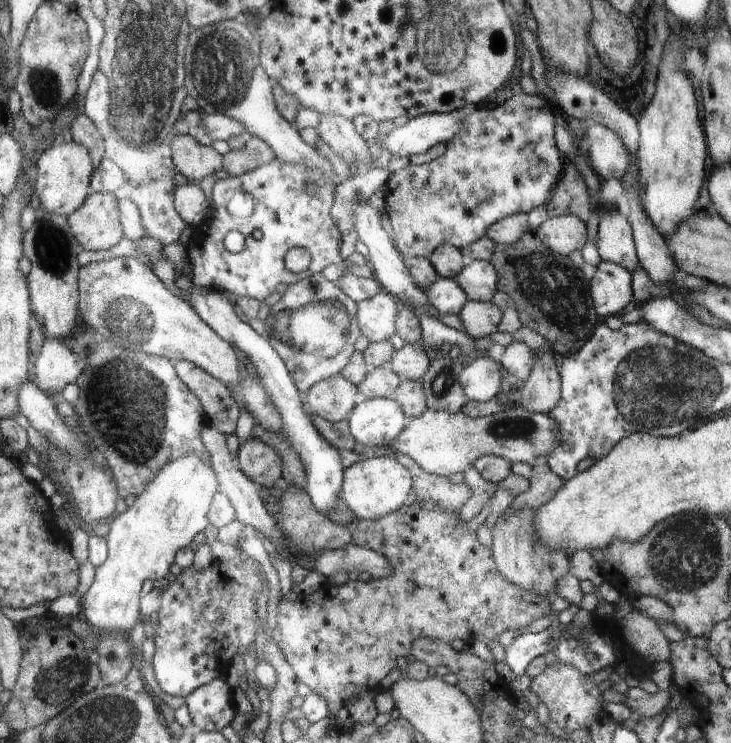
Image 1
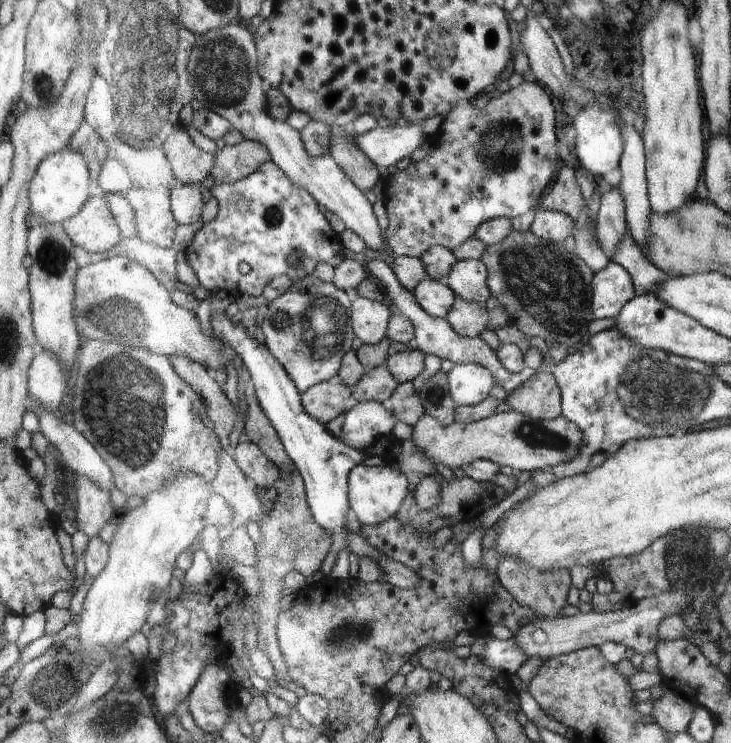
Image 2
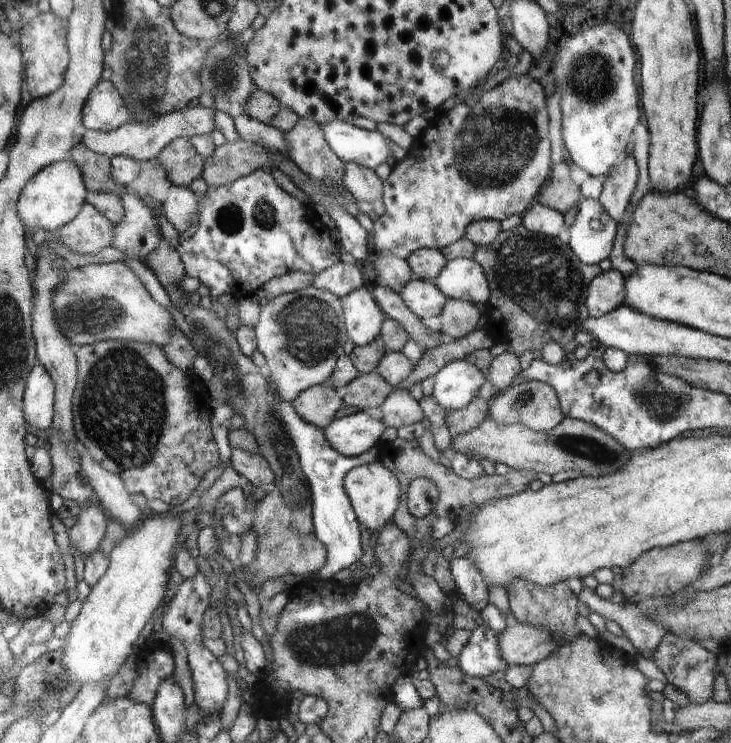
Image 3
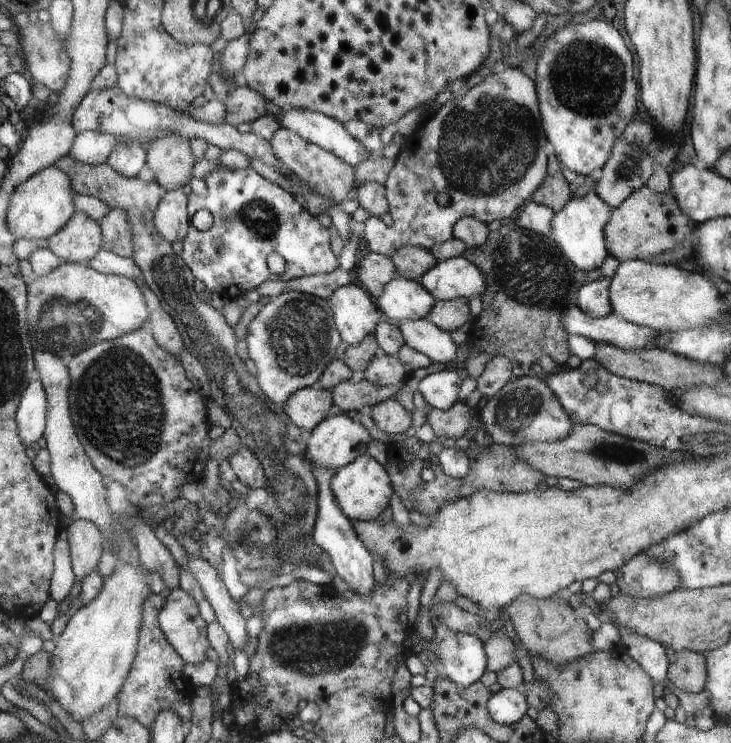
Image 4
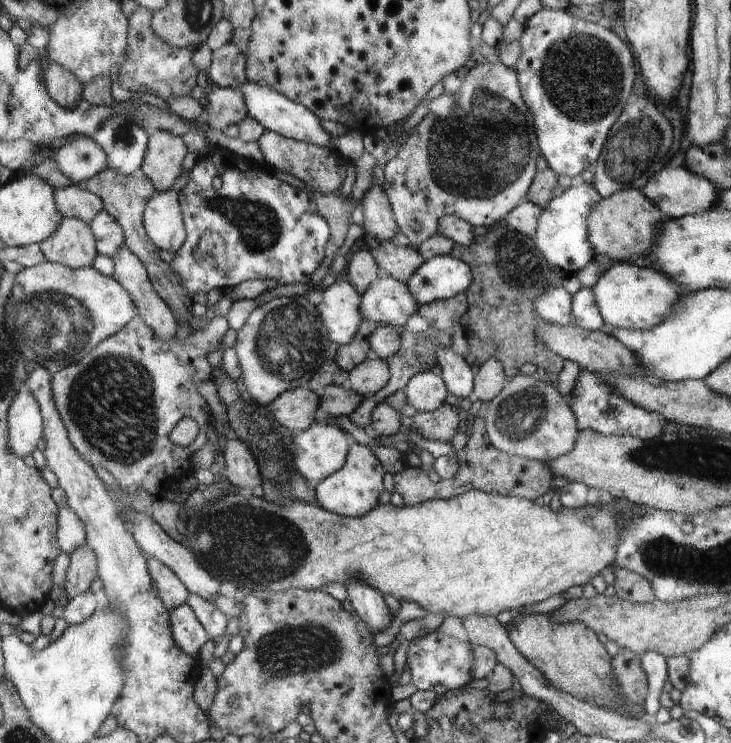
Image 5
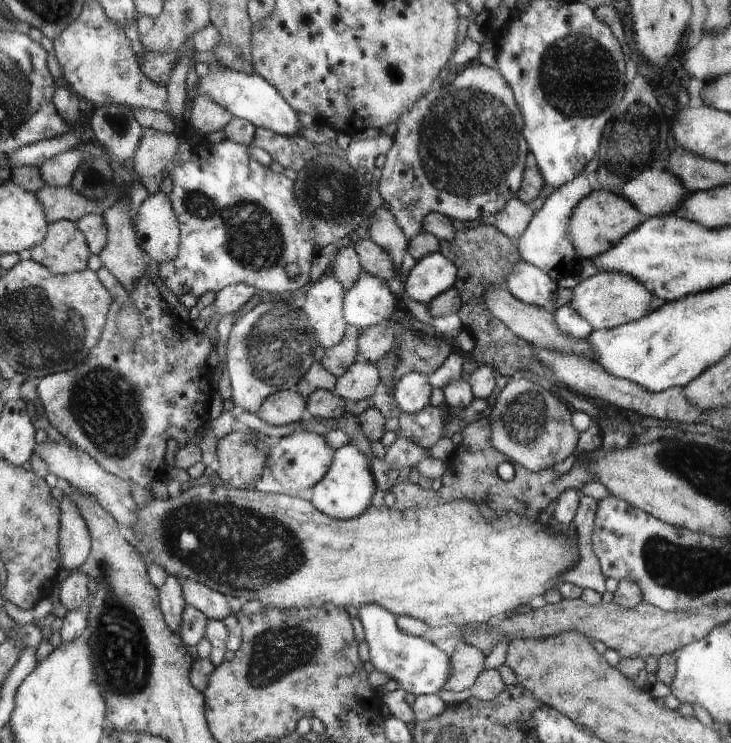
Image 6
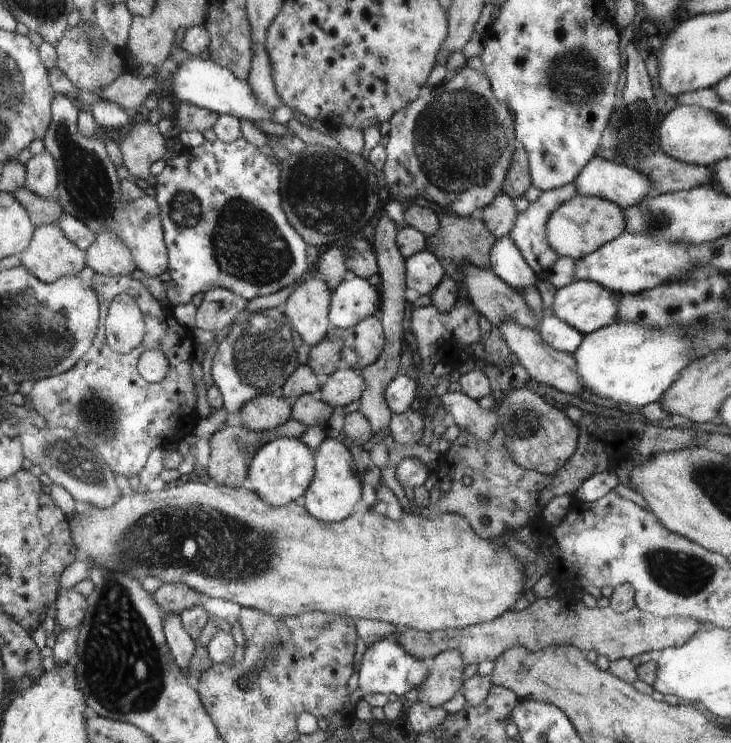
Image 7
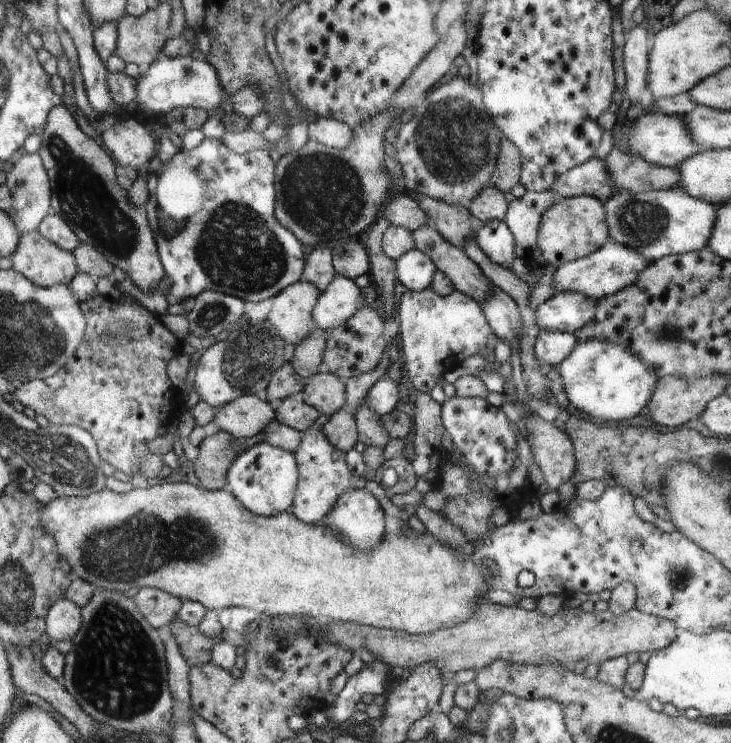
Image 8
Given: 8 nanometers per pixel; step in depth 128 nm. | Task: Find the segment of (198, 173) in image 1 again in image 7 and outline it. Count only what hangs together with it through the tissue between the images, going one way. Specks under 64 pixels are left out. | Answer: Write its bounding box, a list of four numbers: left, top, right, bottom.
[119,119,166,183]

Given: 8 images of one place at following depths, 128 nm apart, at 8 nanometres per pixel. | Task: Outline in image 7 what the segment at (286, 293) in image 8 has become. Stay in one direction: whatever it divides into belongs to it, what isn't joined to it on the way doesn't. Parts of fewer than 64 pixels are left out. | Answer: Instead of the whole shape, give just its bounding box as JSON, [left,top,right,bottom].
[283,275,333,346]

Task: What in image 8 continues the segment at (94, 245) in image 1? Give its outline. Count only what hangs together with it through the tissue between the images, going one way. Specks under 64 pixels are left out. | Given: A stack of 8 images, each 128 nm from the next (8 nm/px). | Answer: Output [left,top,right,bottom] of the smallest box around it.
[12,230,80,287]

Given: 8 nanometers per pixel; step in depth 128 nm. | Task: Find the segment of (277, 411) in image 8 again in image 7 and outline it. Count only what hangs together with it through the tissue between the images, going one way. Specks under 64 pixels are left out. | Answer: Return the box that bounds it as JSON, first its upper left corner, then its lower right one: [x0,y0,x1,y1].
[291,393,334,427]

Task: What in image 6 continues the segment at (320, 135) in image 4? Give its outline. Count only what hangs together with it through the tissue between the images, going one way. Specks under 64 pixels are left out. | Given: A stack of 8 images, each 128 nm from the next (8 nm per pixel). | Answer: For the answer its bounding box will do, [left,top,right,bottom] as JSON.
[196,69,309,136]

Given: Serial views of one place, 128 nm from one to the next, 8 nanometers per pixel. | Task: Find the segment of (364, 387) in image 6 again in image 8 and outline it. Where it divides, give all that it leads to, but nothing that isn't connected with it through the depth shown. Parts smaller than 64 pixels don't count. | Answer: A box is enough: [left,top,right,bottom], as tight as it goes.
[291,370,346,415]

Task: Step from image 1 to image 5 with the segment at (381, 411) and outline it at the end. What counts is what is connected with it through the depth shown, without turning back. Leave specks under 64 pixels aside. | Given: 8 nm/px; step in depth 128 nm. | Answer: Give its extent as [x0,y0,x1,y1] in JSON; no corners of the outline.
[290,422,354,484]

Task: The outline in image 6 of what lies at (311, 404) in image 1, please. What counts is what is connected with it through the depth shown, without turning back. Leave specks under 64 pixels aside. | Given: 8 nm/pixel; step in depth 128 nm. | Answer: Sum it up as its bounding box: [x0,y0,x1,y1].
[257,388,307,426]

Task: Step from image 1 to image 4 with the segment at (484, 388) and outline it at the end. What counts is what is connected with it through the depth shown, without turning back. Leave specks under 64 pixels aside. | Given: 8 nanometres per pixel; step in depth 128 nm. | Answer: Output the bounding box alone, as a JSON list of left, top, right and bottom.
[417,368,464,410]

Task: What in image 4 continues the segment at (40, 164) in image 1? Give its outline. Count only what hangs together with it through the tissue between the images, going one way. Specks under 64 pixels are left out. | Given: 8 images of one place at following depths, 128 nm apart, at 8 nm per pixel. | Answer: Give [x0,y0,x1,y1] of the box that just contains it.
[8,167,79,240]

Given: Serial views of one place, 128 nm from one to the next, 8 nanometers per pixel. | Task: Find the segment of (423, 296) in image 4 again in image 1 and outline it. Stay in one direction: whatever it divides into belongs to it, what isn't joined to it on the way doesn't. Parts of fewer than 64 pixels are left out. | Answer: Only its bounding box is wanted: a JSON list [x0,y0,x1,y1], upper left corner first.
[426,277,468,315]

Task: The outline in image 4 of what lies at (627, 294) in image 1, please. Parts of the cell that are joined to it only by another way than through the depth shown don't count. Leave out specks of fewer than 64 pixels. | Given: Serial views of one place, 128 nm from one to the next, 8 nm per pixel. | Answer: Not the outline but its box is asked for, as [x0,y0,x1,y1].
[577,277,614,318]

